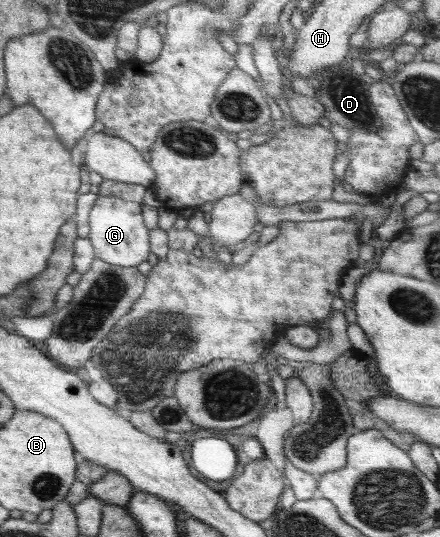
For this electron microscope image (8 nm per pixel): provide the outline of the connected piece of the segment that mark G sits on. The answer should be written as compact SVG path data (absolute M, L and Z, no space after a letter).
M100 196L96 199L96 203L90 210L90 233L88 239L94 248L95 257L99 260L107 262L109 265L117 265L122 267L137 267L148 260L150 253L150 229L145 226L142 217L141 202L125 202L120 198L112 196Z

